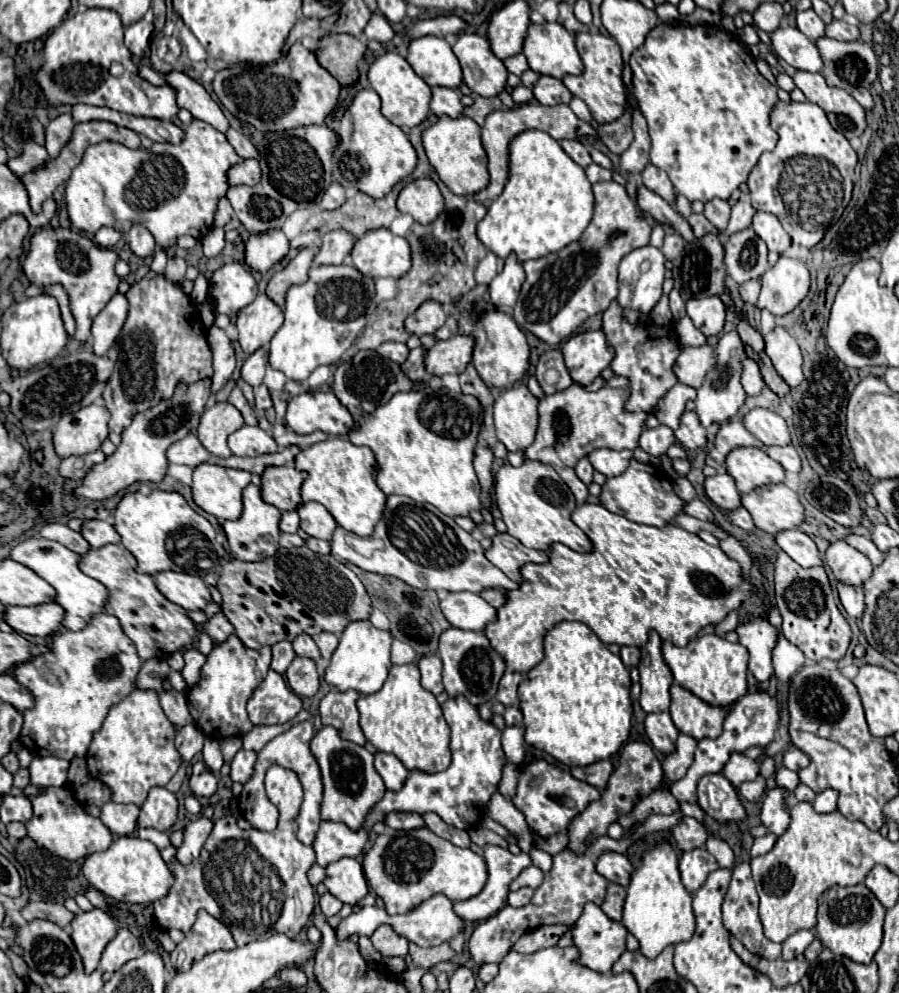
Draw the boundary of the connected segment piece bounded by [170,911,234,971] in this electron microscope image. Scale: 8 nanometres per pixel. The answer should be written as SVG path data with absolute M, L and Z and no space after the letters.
M200 911L190 933L186 933L184 941L178 943L176 949L170 953L170 959L176 971L188 971L194 961L218 949L222 951L234 949L232 933L218 919L214 919L206 911Z

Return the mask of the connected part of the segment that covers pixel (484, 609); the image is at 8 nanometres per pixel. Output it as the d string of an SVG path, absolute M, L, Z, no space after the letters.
M448 593L440 601L440 609L452 627L464 631L482 631L492 619L496 619L496 609L486 603L476 593Z

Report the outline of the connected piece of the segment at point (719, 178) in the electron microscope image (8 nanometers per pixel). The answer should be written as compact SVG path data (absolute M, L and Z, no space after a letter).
M658 20L658 25L648 33L648 39L642 47L638 47L632 57L630 57L630 67L632 67L632 91L634 91L634 97L638 101L638 109L640 113L646 117L648 121L648 133L650 133L650 139L652 139L652 149L650 149L650 163L656 165L658 169L666 171L670 181L674 183L676 191L680 195L684 195L688 201L710 201L714 197L718 199L728 199L732 195L732 191L736 191L742 183L748 181L748 175L752 171L752 167L758 163L760 155L764 151L772 151L776 147L776 141L778 141L778 135L776 131L770 127L770 111L772 107L778 103L778 87L772 85L770 81L766 81L760 71L756 69L756 61L752 57L752 53L748 51L746 45L742 45L736 35L724 31L722 27L718 25L696 25L696 27L684 27L684 25L676 25L676 27L670 27L670 25L664 25Z

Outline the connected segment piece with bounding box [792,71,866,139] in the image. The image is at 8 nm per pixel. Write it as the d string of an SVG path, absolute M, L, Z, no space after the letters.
M796 71L792 77L796 87L808 97L808 101L820 105L830 125L840 131L846 139L860 137L866 129L866 113L864 107L844 89L828 87L820 73Z

